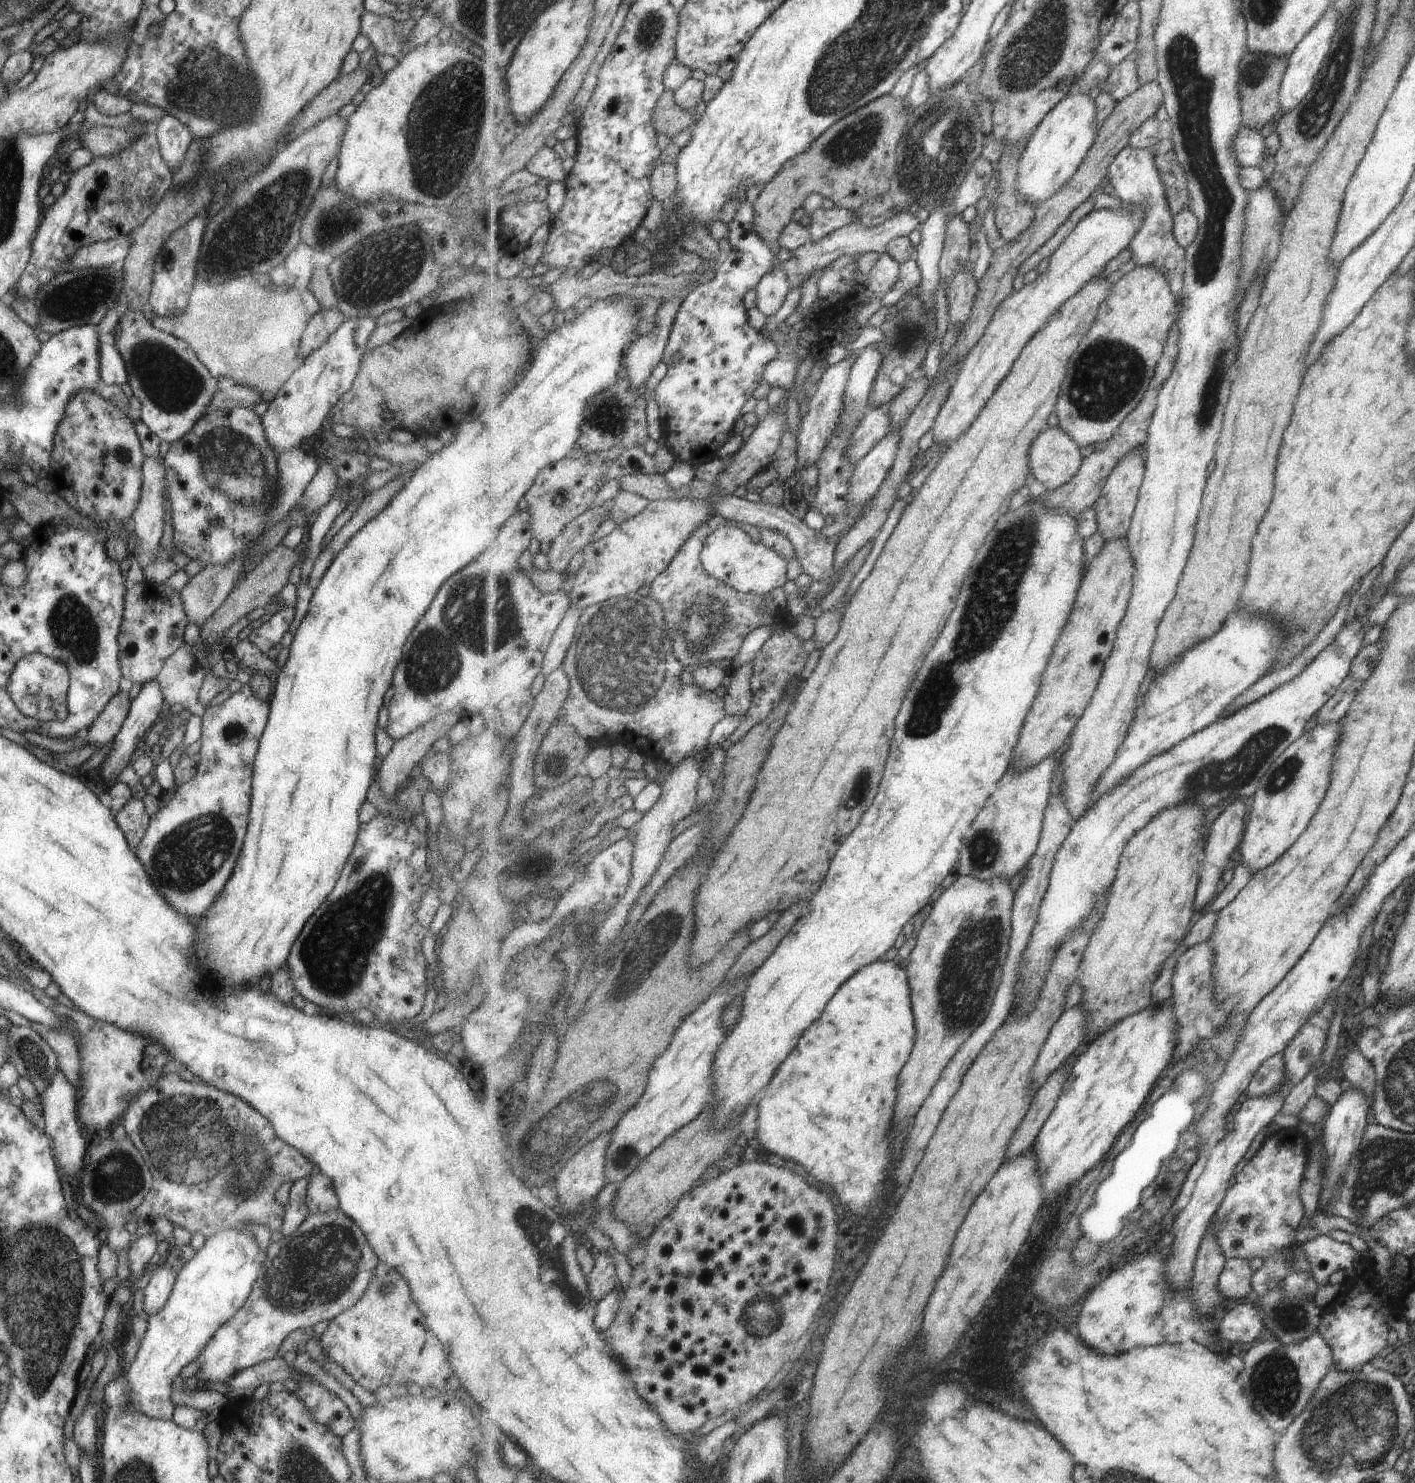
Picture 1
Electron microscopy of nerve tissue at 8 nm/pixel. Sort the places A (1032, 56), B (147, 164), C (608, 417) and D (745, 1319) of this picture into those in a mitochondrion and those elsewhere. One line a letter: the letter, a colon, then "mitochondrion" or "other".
A: mitochondrion
B: other
C: mitochondrion
D: other

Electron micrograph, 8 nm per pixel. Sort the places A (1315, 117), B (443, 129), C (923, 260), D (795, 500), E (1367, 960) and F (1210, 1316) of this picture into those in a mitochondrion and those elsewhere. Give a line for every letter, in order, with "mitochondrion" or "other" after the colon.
A: mitochondrion
B: mitochondrion
C: other
D: other
E: other
F: other

